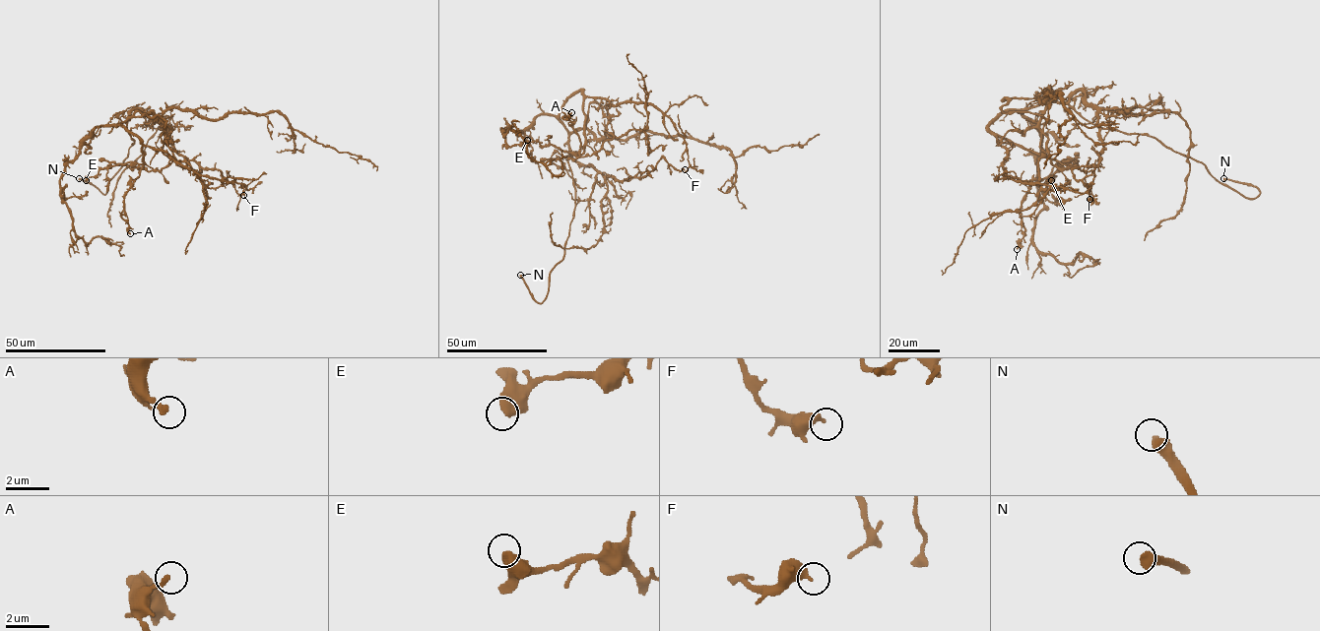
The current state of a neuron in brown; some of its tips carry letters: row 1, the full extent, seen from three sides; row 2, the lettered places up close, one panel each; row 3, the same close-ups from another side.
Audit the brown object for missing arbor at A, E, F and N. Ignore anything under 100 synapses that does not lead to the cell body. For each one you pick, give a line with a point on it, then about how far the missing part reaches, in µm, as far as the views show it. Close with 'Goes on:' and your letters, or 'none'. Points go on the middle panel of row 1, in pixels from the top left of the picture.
N: place (520, 275); missing 70 µm
Goes on: N

